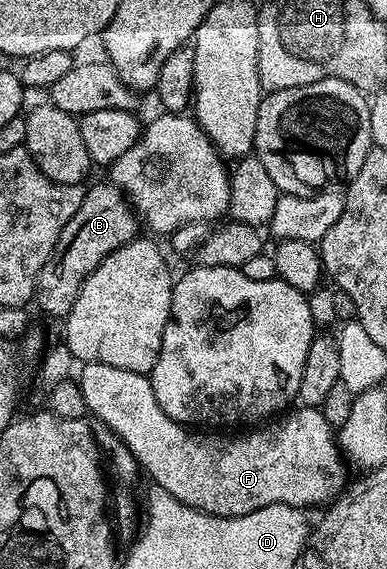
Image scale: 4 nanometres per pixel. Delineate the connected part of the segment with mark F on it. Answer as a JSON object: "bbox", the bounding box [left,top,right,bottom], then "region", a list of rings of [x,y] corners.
{"bbox":[78,363,347,518],"region":[[[83,363],[81,365],[78,383],[81,393],[85,400],[87,411],[99,422],[106,425],[107,429],[114,433],[115,436],[133,453],[135,461],[146,468],[147,472],[152,476],[151,480],[157,487],[168,491],[174,498],[180,502],[184,502],[188,506],[192,506],[197,512],[206,512],[209,516],[225,518],[228,516],[243,516],[244,514],[252,514],[252,510],[260,510],[264,506],[272,506],[273,504],[287,504],[293,508],[303,510],[309,509],[309,504],[322,504],[333,501],[347,487],[346,468],[343,453],[340,451],[340,445],[336,439],[335,429],[330,427],[330,423],[324,418],[324,414],[317,408],[308,408],[298,406],[289,414],[283,415],[281,418],[271,419],[269,422],[263,423],[261,426],[251,427],[243,436],[214,436],[218,434],[206,434],[210,436],[197,436],[197,431],[177,423],[174,419],[169,418],[168,414],[163,412],[163,408],[156,401],[155,391],[152,390],[149,377],[145,373],[136,371],[123,370],[120,367],[108,366],[104,363]]]}

